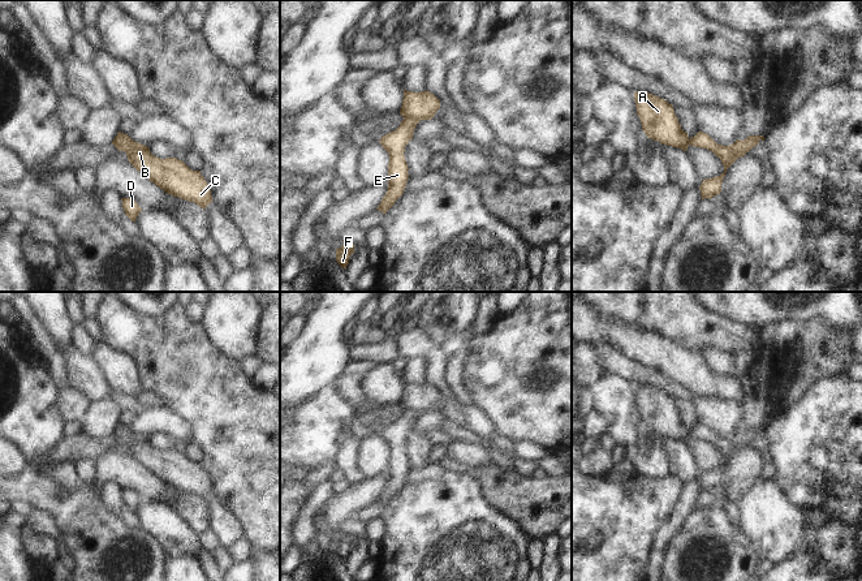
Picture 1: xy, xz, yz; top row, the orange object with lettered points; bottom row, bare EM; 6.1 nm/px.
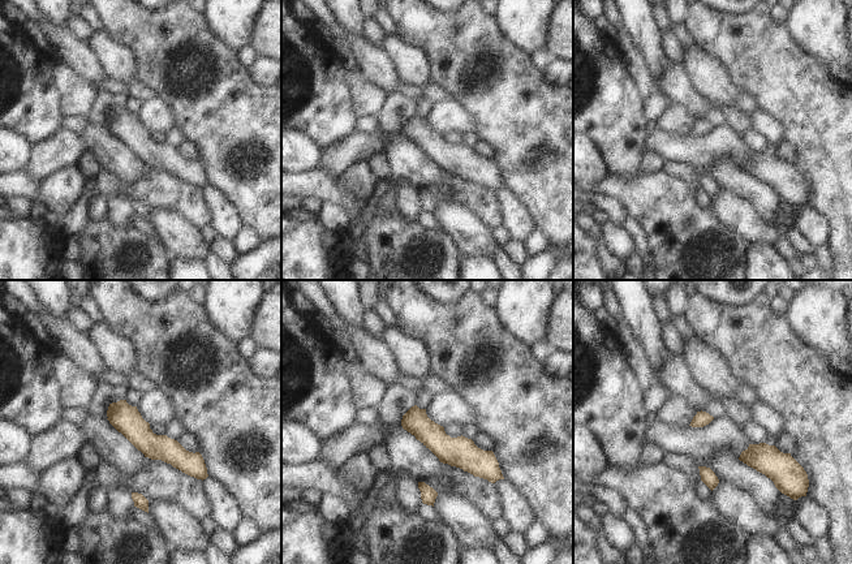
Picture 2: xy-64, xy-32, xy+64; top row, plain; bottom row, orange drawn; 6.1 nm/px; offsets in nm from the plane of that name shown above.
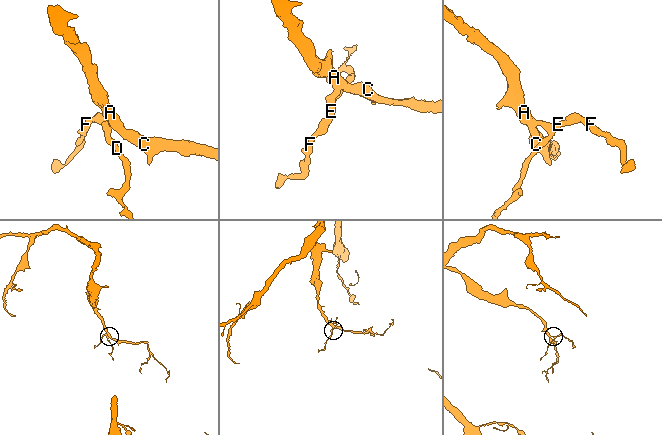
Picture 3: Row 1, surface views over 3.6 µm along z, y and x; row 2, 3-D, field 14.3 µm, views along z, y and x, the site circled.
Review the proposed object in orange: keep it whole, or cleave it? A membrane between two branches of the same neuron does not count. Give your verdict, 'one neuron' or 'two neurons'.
two neurons

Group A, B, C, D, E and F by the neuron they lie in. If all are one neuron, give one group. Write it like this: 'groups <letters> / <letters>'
groups A B C / D E F

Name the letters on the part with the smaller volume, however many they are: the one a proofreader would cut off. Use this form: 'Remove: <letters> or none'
Remove: D, E, F

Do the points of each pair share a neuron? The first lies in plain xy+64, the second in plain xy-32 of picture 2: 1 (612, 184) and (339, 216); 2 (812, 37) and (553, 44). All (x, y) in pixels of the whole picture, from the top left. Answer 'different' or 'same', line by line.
1: different
2: different

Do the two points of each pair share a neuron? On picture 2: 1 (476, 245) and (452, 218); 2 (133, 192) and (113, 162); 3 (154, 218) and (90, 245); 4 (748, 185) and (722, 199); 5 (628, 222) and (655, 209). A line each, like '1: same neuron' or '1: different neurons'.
1: same neuron
2: different neurons
3: different neurons
4: different neurons
5: different neurons

